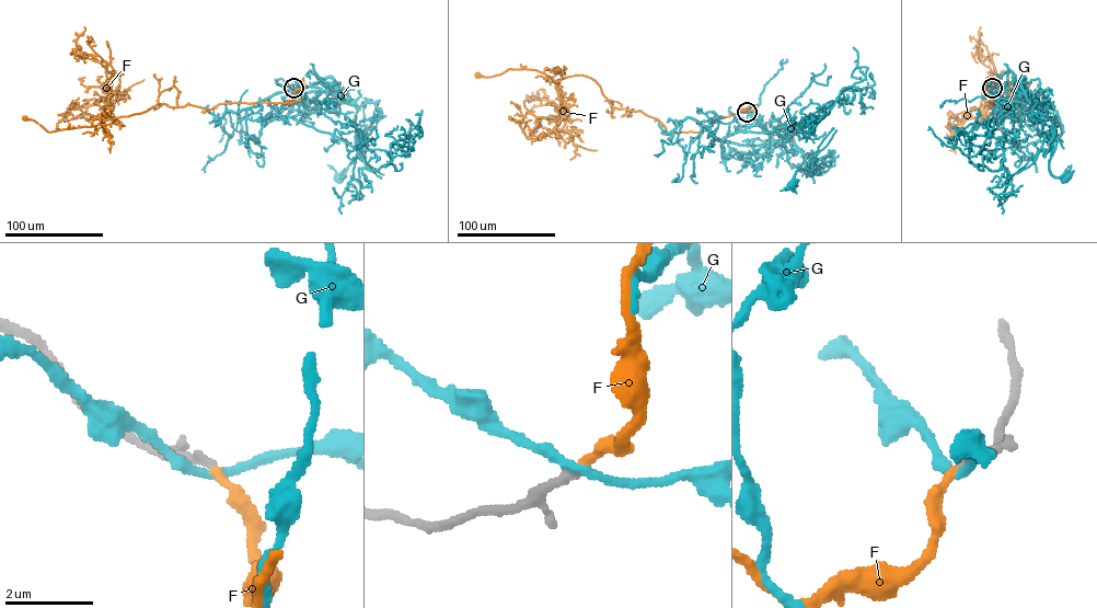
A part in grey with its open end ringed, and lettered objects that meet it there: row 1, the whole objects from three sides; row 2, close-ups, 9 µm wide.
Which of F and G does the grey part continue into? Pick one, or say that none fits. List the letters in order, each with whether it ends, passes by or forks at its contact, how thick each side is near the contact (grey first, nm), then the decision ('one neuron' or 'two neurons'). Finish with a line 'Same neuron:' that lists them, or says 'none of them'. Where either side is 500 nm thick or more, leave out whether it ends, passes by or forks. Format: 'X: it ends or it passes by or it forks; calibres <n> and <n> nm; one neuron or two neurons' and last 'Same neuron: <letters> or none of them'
F: it ends; calibres 200 and 190 nm; one neuron
G: it passes by; calibres 200 and 180 nm; two neurons
Same neuron: F

